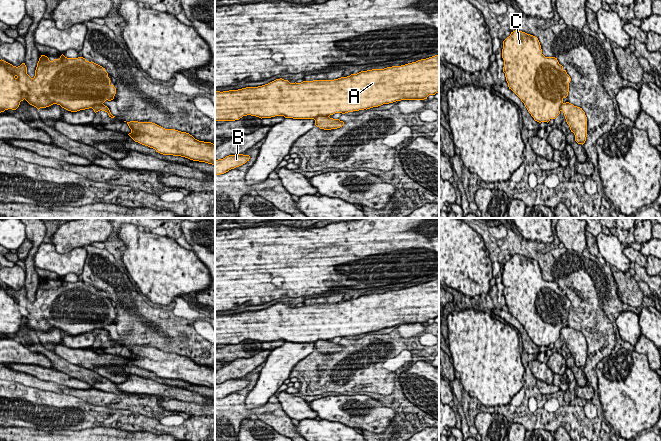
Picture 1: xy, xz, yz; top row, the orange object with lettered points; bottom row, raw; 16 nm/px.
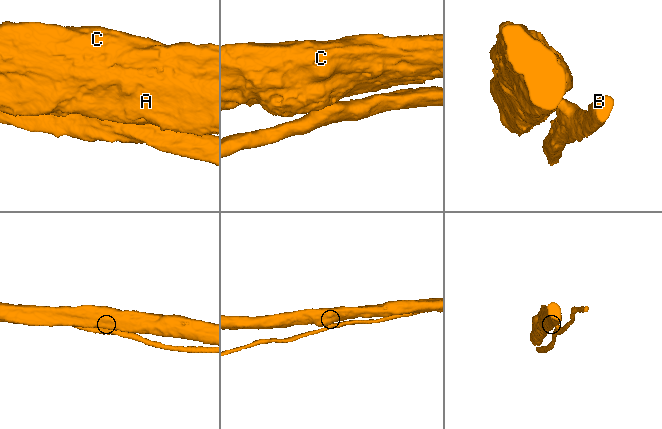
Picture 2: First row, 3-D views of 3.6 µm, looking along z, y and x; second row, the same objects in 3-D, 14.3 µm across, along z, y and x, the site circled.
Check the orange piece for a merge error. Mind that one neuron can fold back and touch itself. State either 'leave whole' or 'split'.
split

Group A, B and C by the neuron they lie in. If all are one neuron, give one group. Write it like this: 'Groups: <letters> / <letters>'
Groups: A C / B

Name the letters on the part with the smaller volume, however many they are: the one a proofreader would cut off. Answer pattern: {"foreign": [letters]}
{"foreign": ["B"]}

